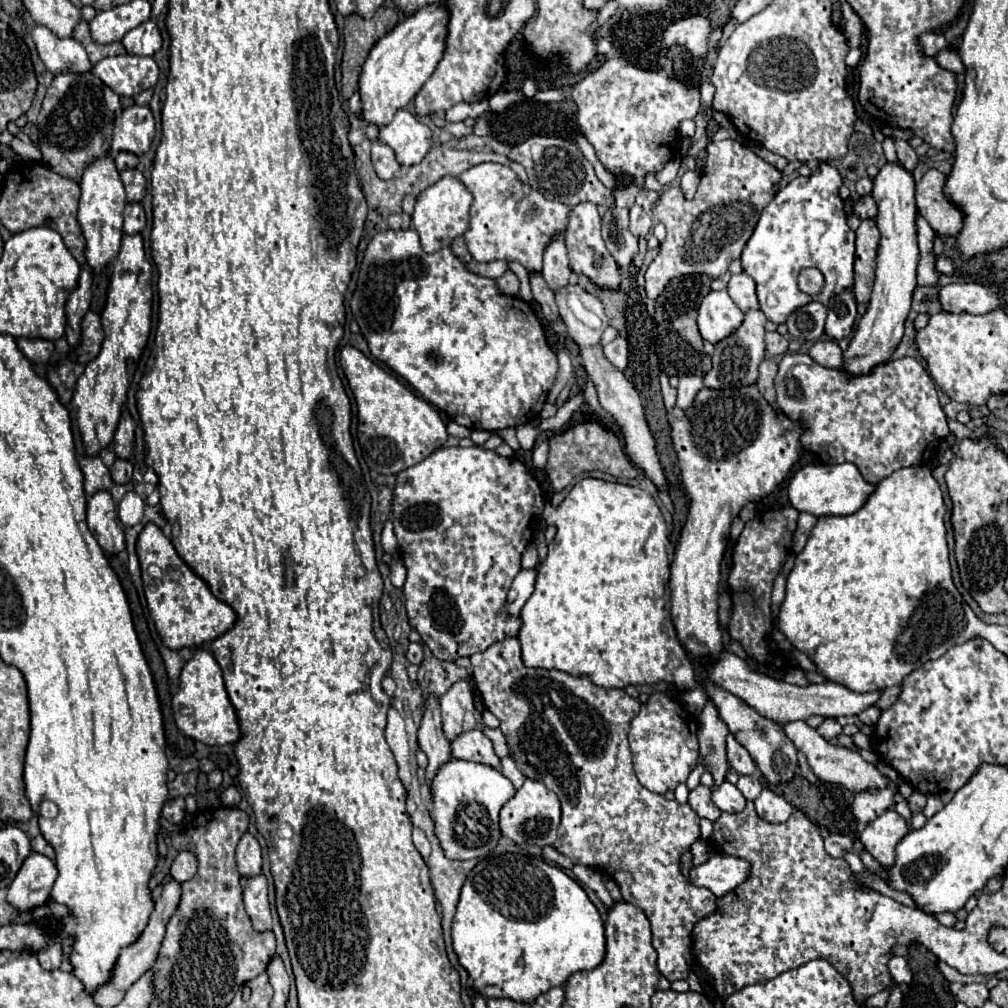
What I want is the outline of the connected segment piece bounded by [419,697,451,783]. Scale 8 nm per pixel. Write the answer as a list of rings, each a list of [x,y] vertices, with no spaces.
[[[429,697],[427,701],[423,723],[419,729],[419,749],[429,759],[425,767],[425,779],[427,783],[431,783],[435,771],[439,771],[443,763],[451,761],[451,745],[441,731],[441,711],[439,711],[439,701],[435,697]]]

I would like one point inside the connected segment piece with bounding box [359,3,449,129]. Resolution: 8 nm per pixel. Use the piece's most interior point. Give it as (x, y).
(399, 64)

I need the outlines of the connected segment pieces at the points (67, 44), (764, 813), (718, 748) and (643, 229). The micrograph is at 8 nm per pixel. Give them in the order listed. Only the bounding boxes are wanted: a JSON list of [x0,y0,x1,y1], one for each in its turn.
[[31,25,93,75],[755,789,793,823],[699,701,729,783],[629,205,651,239]]

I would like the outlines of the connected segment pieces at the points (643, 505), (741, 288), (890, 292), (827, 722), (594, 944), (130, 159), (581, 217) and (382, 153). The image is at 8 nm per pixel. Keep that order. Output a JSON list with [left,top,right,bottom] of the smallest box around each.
[[519,477,699,691],[727,273,759,313],[843,163,919,373],[817,717,841,741],[451,853,605,1003],[115,153,139,171],[565,203,621,291],[371,141,401,181]]

